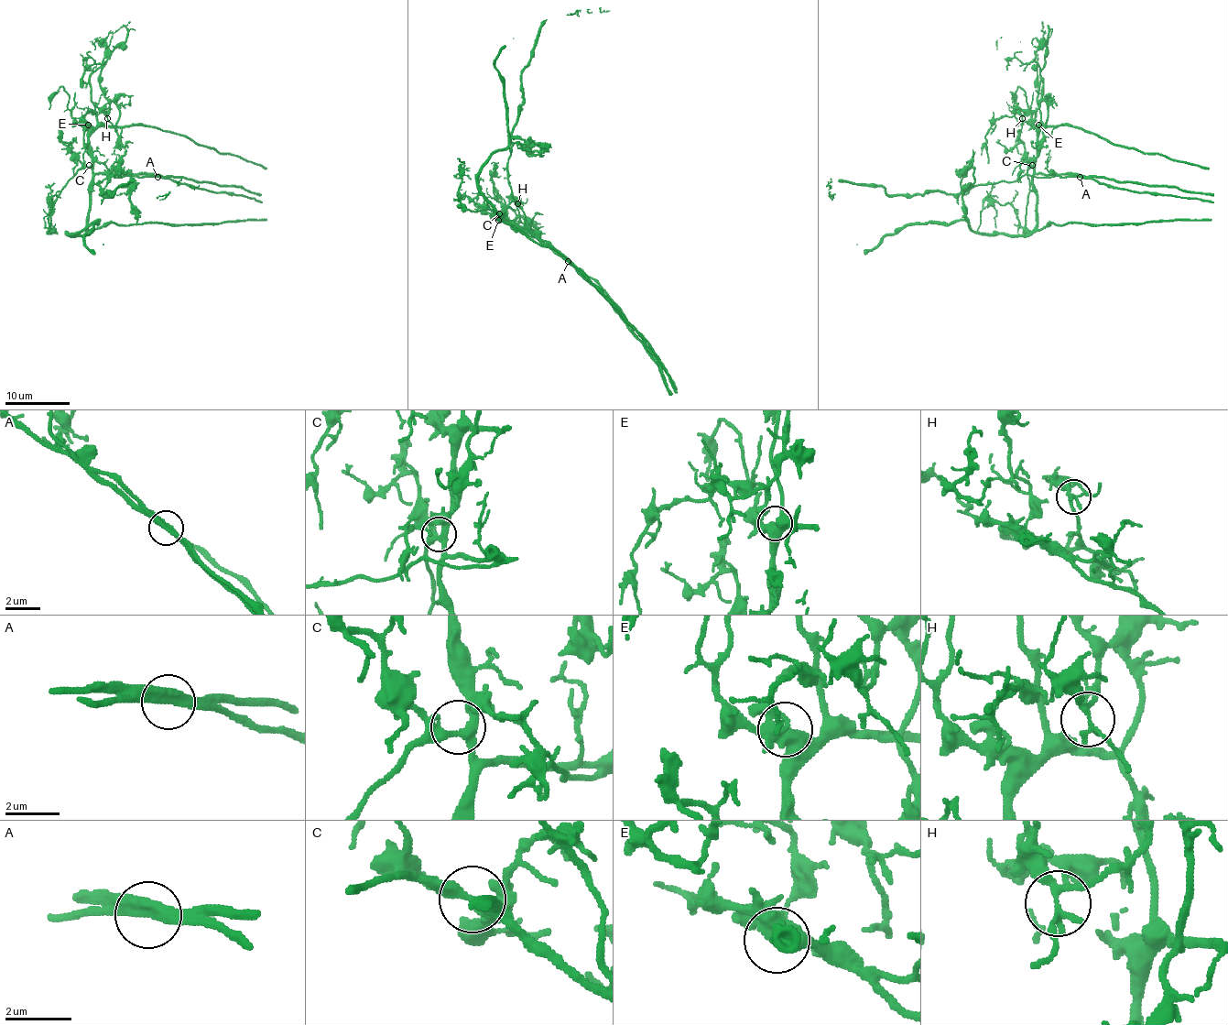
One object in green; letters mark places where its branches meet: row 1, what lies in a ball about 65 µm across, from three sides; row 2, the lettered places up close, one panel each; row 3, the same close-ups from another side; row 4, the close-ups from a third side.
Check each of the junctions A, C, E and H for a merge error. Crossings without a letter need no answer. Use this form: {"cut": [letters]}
{"cut": ["A"]}

